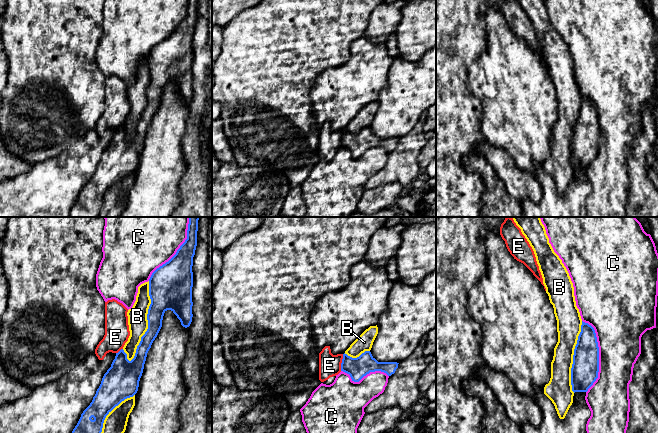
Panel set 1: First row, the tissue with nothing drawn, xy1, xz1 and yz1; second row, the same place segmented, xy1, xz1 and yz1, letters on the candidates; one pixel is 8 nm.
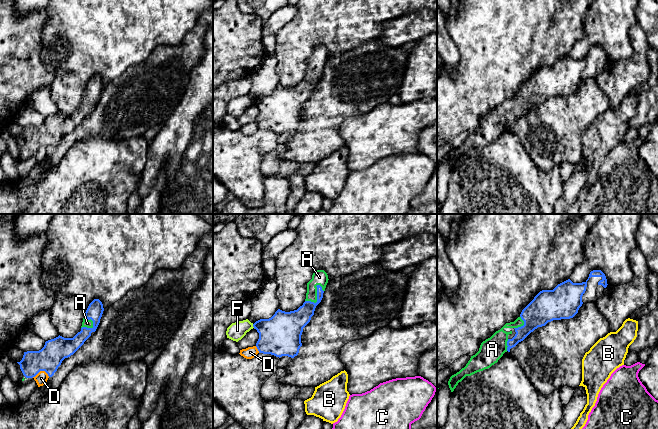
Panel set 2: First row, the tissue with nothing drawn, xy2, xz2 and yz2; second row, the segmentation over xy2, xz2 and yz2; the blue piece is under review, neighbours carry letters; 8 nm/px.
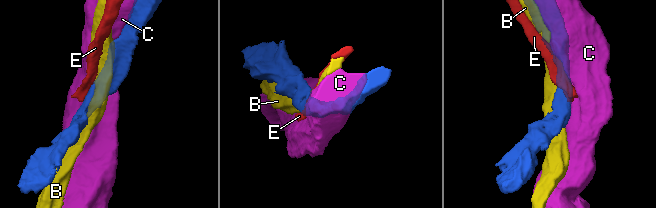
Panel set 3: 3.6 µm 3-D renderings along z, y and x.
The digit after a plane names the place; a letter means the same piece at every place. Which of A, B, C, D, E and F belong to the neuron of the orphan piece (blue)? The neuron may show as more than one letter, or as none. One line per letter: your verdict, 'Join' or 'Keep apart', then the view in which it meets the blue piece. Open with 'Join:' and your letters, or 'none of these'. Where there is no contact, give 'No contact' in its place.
Join: A
A: Join. Touches blue in xz2
B: Keep apart. Touches blue in xy1
C: Keep apart. Touches blue in yz1
D: Keep apart. Touches blue in xy2
E: Keep apart. Touches blue in xz1
F: Keep apart. Touches blue in xz2

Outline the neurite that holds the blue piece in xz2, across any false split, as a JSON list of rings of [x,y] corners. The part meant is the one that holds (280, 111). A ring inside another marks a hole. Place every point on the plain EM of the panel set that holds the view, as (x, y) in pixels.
[[[324,46],[315,47],[307,59],[306,75],[302,82],[290,88],[278,85],[271,94],[260,95],[253,100],[259,109],[256,119],[259,129],[279,134],[294,134],[298,131],[303,104],[310,98],[316,82],[321,78],[328,56]]]

